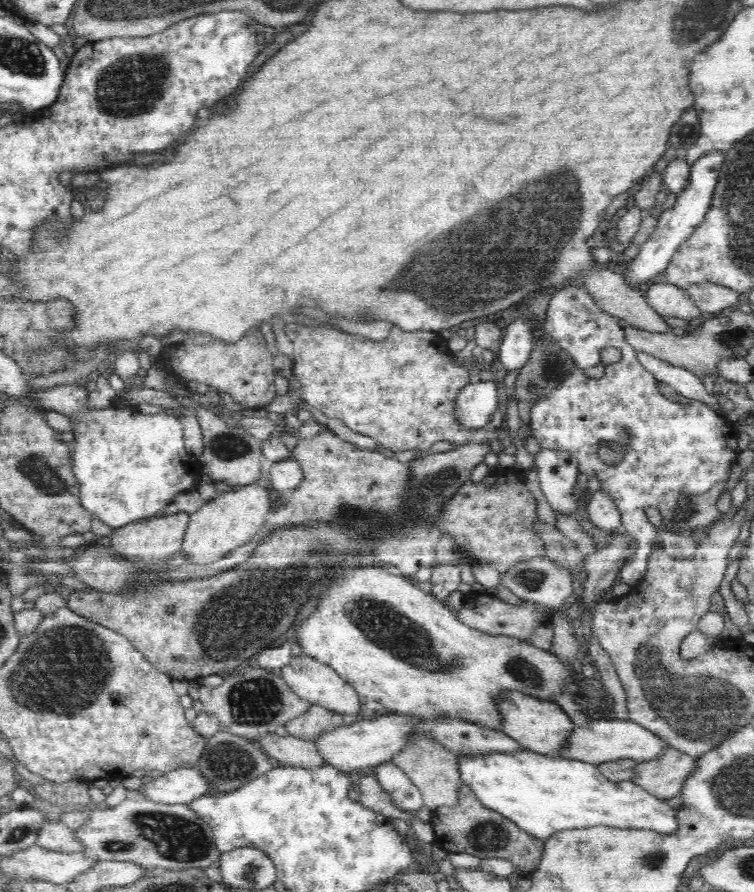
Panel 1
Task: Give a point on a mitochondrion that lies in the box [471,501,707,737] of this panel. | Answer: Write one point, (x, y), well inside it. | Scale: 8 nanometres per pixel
(518, 667)

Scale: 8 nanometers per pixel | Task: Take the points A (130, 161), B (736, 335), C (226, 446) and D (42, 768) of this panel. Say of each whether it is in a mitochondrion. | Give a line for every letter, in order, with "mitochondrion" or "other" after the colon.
A: other
B: mitochondrion
C: mitochondrion
D: other

